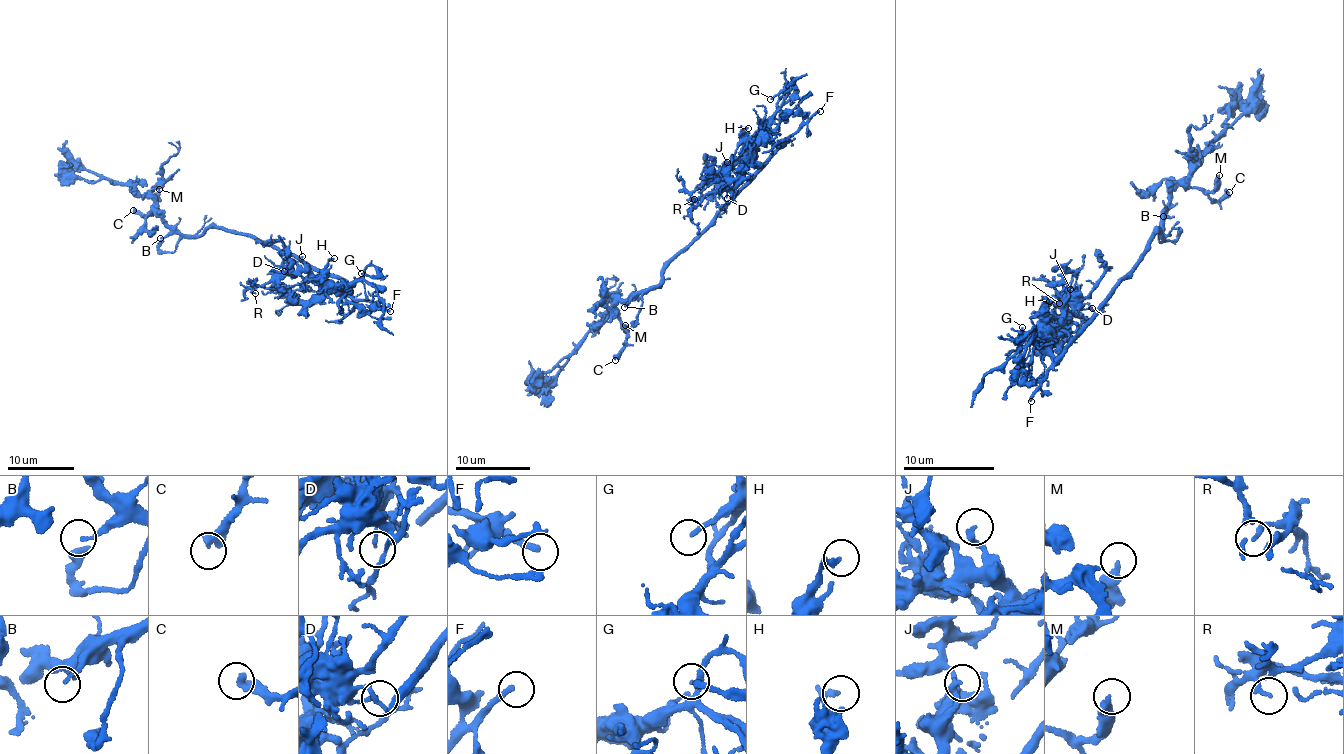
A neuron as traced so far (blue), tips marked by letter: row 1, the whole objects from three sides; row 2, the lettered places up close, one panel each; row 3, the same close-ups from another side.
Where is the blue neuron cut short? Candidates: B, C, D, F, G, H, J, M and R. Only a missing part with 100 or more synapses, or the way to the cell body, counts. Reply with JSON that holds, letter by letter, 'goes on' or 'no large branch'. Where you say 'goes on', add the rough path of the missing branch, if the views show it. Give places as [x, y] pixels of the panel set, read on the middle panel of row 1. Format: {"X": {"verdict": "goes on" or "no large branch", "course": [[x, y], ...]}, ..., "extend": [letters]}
{"B": {"verdict": "no large branch"}, "C": {"verdict": "no large branch"}, "D": {"verdict": "no large branch"}, "F": {"verdict": "goes on"}, "G": {"verdict": "no large branch"}, "H": {"verdict": "no large branch"}, "J": {"verdict": "no large branch"}, "M": {"verdict": "no large branch"}, "R": {"verdict": "no large branch"}, "extend": ["F"]}

